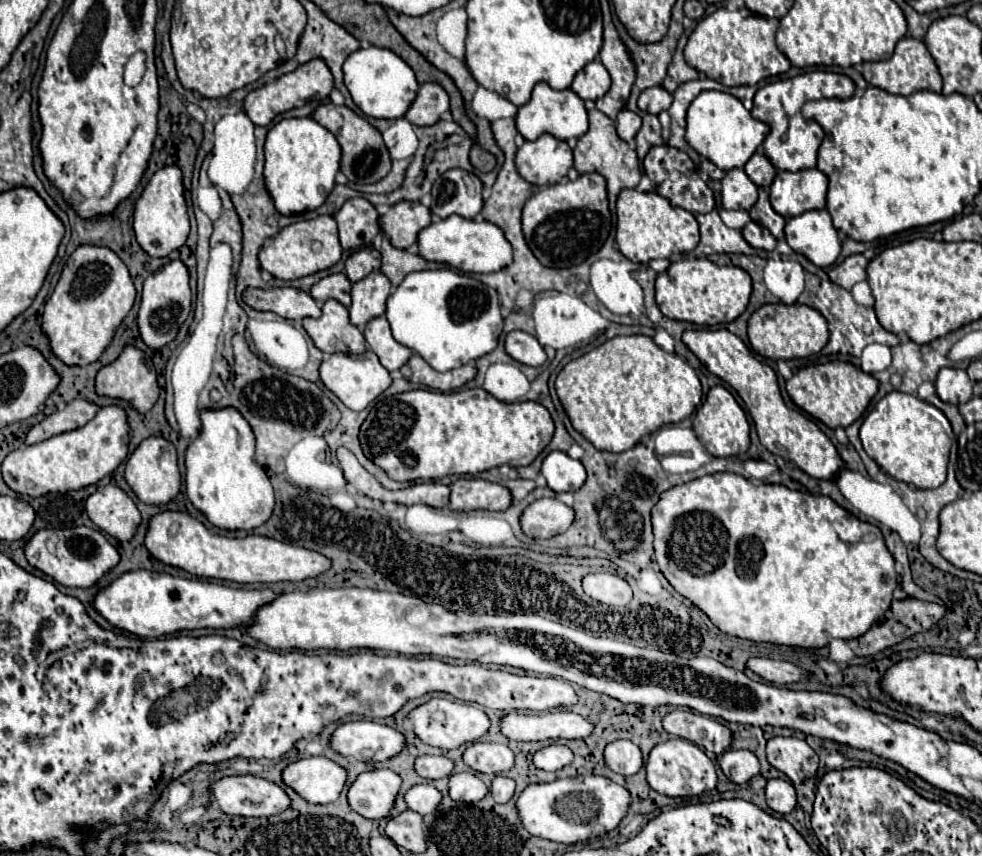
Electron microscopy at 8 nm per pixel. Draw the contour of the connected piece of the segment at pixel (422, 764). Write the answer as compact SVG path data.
M423 755L415 759L415 769L423 779L441 779L449 777L453 771L453 761L447 757L431 757Z

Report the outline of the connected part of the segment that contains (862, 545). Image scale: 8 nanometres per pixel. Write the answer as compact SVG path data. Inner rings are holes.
M717 473L705 475L701 479L677 485L665 491L659 503L651 511L653 515L653 533L655 533L655 561L661 567L663 575L671 583L671 587L681 593L683 597L691 599L715 627L719 627L727 635L735 635L741 639L751 639L759 643L777 643L789 647L803 647L803 649L821 649L831 639L855 639L869 631L869 627L883 619L891 607L893 589L897 587L897 571L895 559L885 547L883 533L879 527L857 519L847 509L839 507L833 499L825 495L811 495L803 491L791 491L783 485L753 485L745 477L737 473Z

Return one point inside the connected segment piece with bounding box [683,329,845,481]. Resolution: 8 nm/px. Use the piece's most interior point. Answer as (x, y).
(785, 432)

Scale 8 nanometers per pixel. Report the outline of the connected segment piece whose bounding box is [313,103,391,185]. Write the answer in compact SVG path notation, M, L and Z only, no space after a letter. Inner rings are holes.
M325 103L317 107L317 111L313 113L313 119L319 121L325 129L329 129L339 141L343 149L341 171L351 183L359 183L359 185L377 183L377 179L383 179L391 171L391 157L381 139L381 133L371 123L361 119L355 111L351 111L349 107L337 107L333 103ZM337 123L339 123L339 133L337 133Z

